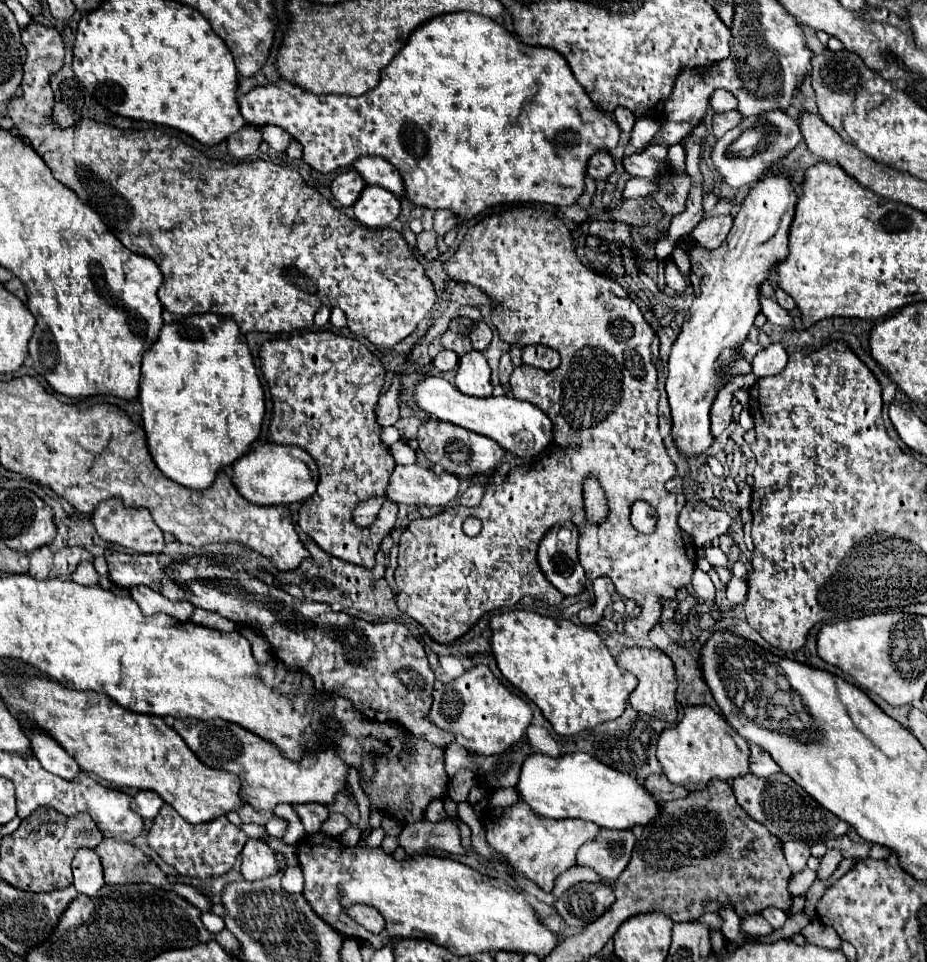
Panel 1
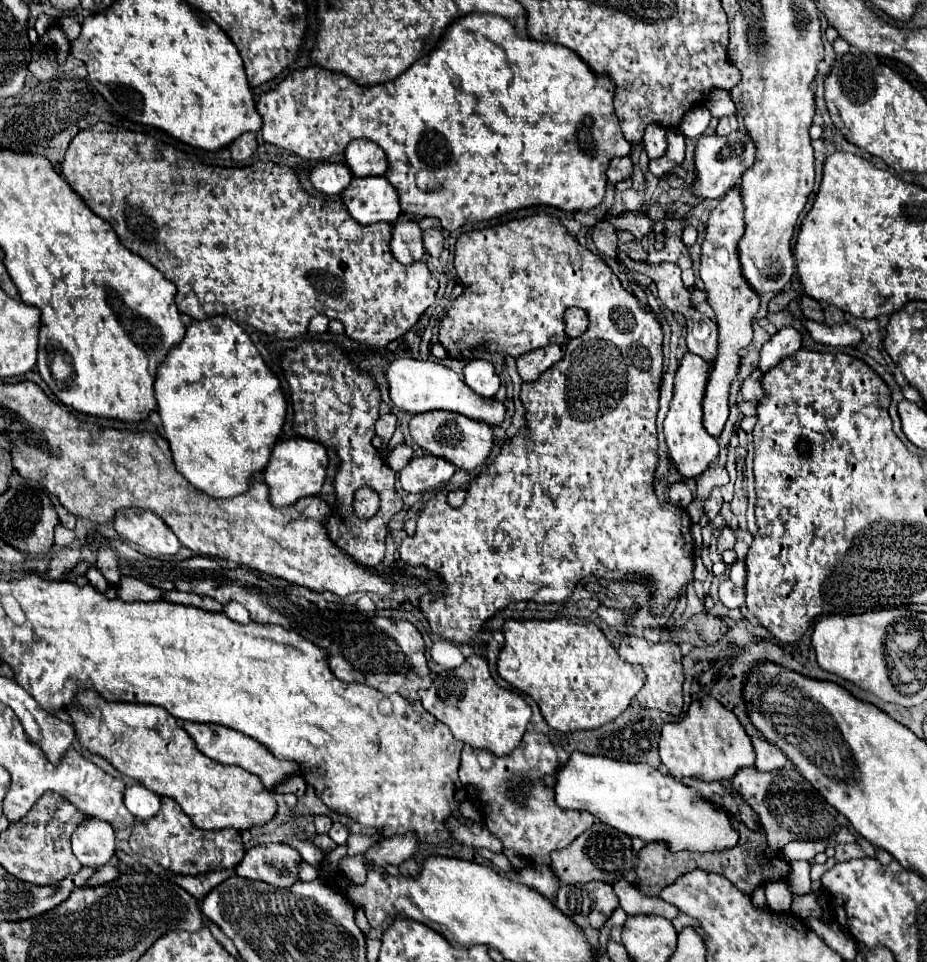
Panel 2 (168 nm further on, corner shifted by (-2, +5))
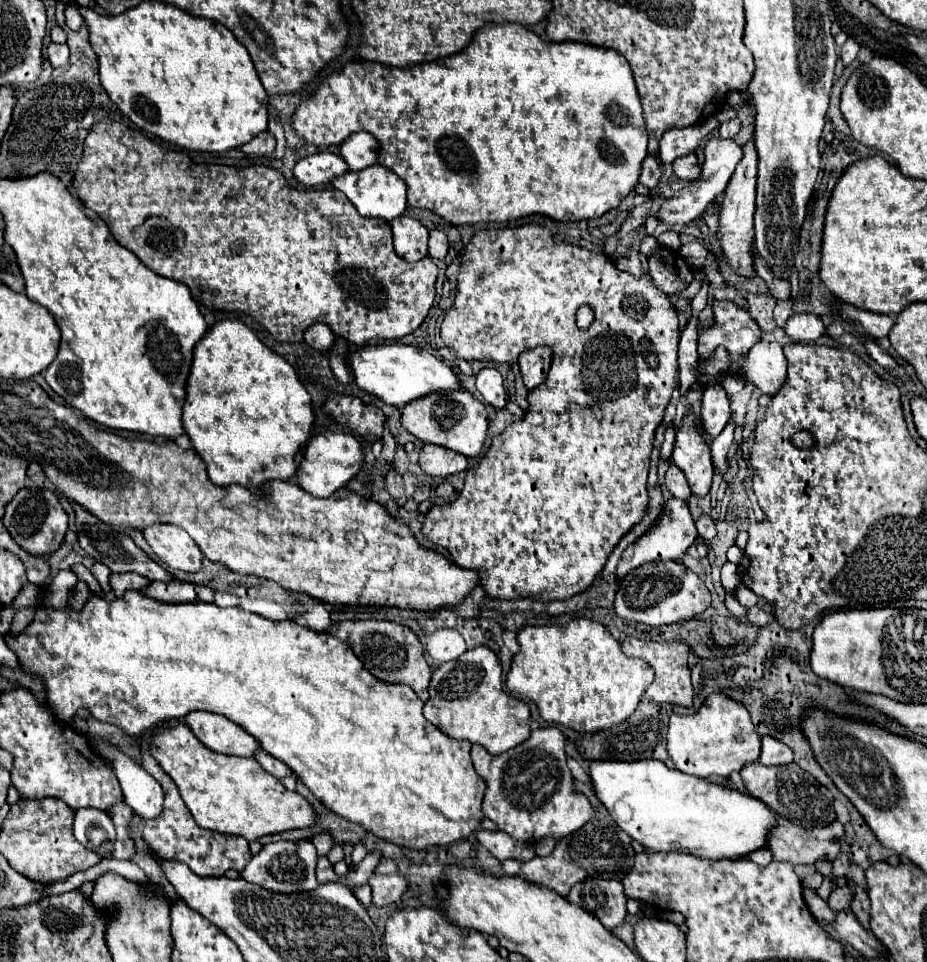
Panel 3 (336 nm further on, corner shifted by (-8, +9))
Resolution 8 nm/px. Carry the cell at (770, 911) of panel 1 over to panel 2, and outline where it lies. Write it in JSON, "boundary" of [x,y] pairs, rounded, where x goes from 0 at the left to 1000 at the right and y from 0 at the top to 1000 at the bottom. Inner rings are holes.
{"boundary":[[[846,915],[826,919],[826,940],[835,948],[848,948],[854,940],[854,927],[850,925],[850,919]]]}

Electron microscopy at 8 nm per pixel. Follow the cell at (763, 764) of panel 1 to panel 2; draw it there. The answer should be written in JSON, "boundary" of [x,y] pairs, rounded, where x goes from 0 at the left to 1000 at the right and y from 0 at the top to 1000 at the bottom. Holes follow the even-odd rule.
{"boundary":[[[813,765],[811,773],[813,773],[813,782],[816,782],[816,798],[820,802],[839,800],[848,794],[848,786],[835,773],[831,773],[828,769]]]}

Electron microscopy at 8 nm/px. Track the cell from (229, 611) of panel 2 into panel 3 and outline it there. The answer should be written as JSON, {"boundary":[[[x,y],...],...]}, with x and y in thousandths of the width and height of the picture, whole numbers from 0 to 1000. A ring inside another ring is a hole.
{"boundary":[[[233,615],[231,617],[231,628],[237,632],[248,632],[248,630],[257,630],[257,622],[250,617],[242,617],[242,615]]]}

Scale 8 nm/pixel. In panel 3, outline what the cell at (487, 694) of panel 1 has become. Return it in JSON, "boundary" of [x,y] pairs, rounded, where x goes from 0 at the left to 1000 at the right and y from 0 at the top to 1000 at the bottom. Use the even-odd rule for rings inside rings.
{"boundary":[[[513,672],[509,676],[503,676],[503,680],[498,680],[498,684],[477,690],[466,701],[466,707],[464,707],[464,713],[462,713],[464,726],[457,732],[460,748],[466,751],[468,755],[472,755],[485,767],[494,767],[494,769],[505,769],[509,773],[518,773],[529,784],[542,784],[542,782],[550,780],[552,775],[559,775],[561,771],[565,771],[572,765],[572,755],[570,755],[572,736],[565,730],[548,723],[542,717],[539,707],[542,707],[539,686],[526,672]]]}

